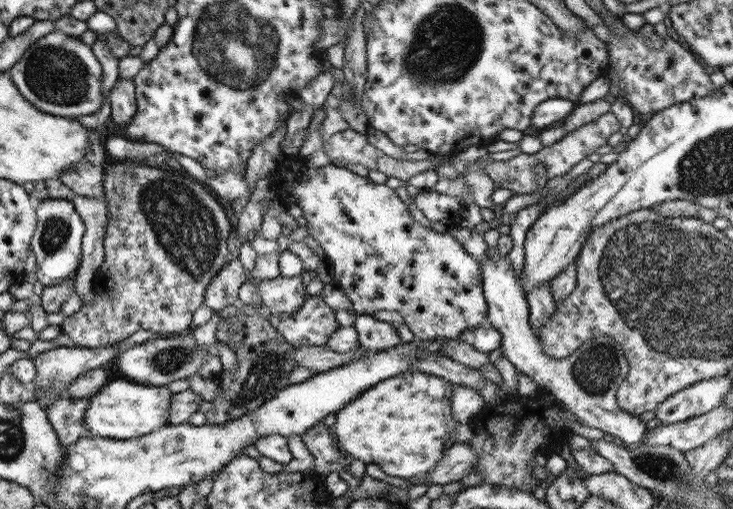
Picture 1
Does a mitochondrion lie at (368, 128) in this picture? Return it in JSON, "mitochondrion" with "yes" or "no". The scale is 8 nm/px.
{"mitochondrion":"no"}

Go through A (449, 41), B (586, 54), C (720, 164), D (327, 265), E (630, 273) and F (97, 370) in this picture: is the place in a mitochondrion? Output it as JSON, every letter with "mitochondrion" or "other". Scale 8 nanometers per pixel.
{"A":"mitochondrion","B":"other","C":"mitochondrion","D":"other","E":"mitochondrion","F":"other"}

